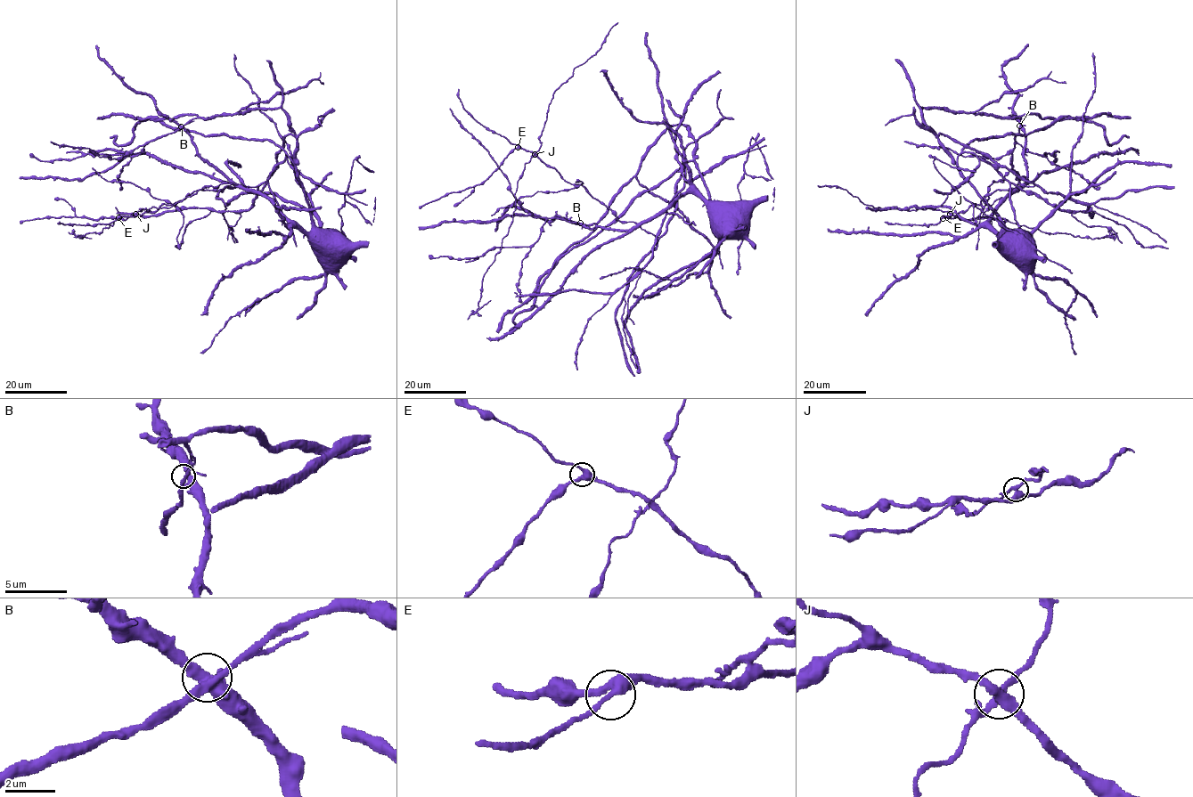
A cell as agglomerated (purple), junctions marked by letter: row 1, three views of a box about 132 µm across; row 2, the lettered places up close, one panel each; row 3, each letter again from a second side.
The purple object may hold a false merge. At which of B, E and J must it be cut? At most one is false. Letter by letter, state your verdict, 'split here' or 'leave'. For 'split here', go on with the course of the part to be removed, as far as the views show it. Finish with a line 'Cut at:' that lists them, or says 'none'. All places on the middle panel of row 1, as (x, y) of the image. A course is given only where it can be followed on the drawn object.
B: leave
E: leave
J: split here | (535, 154), (525, 165), (523, 175), (518, 181), (512, 221), (494, 262), (484, 274), (478, 307), (467, 319)
Cut at: J

